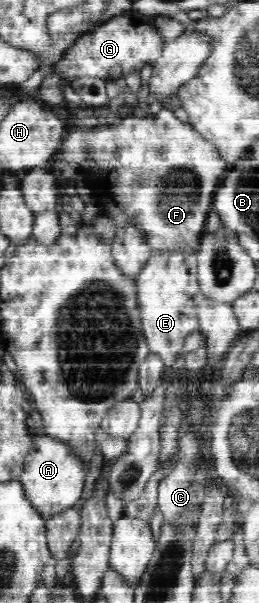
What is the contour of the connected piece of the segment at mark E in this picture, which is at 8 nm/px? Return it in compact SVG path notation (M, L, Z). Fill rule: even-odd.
M197 254L151 257L134 278L135 304L139 324L150 353L160 356L165 365L173 364L194 332L200 330L198 308L206 296L198 283Z

